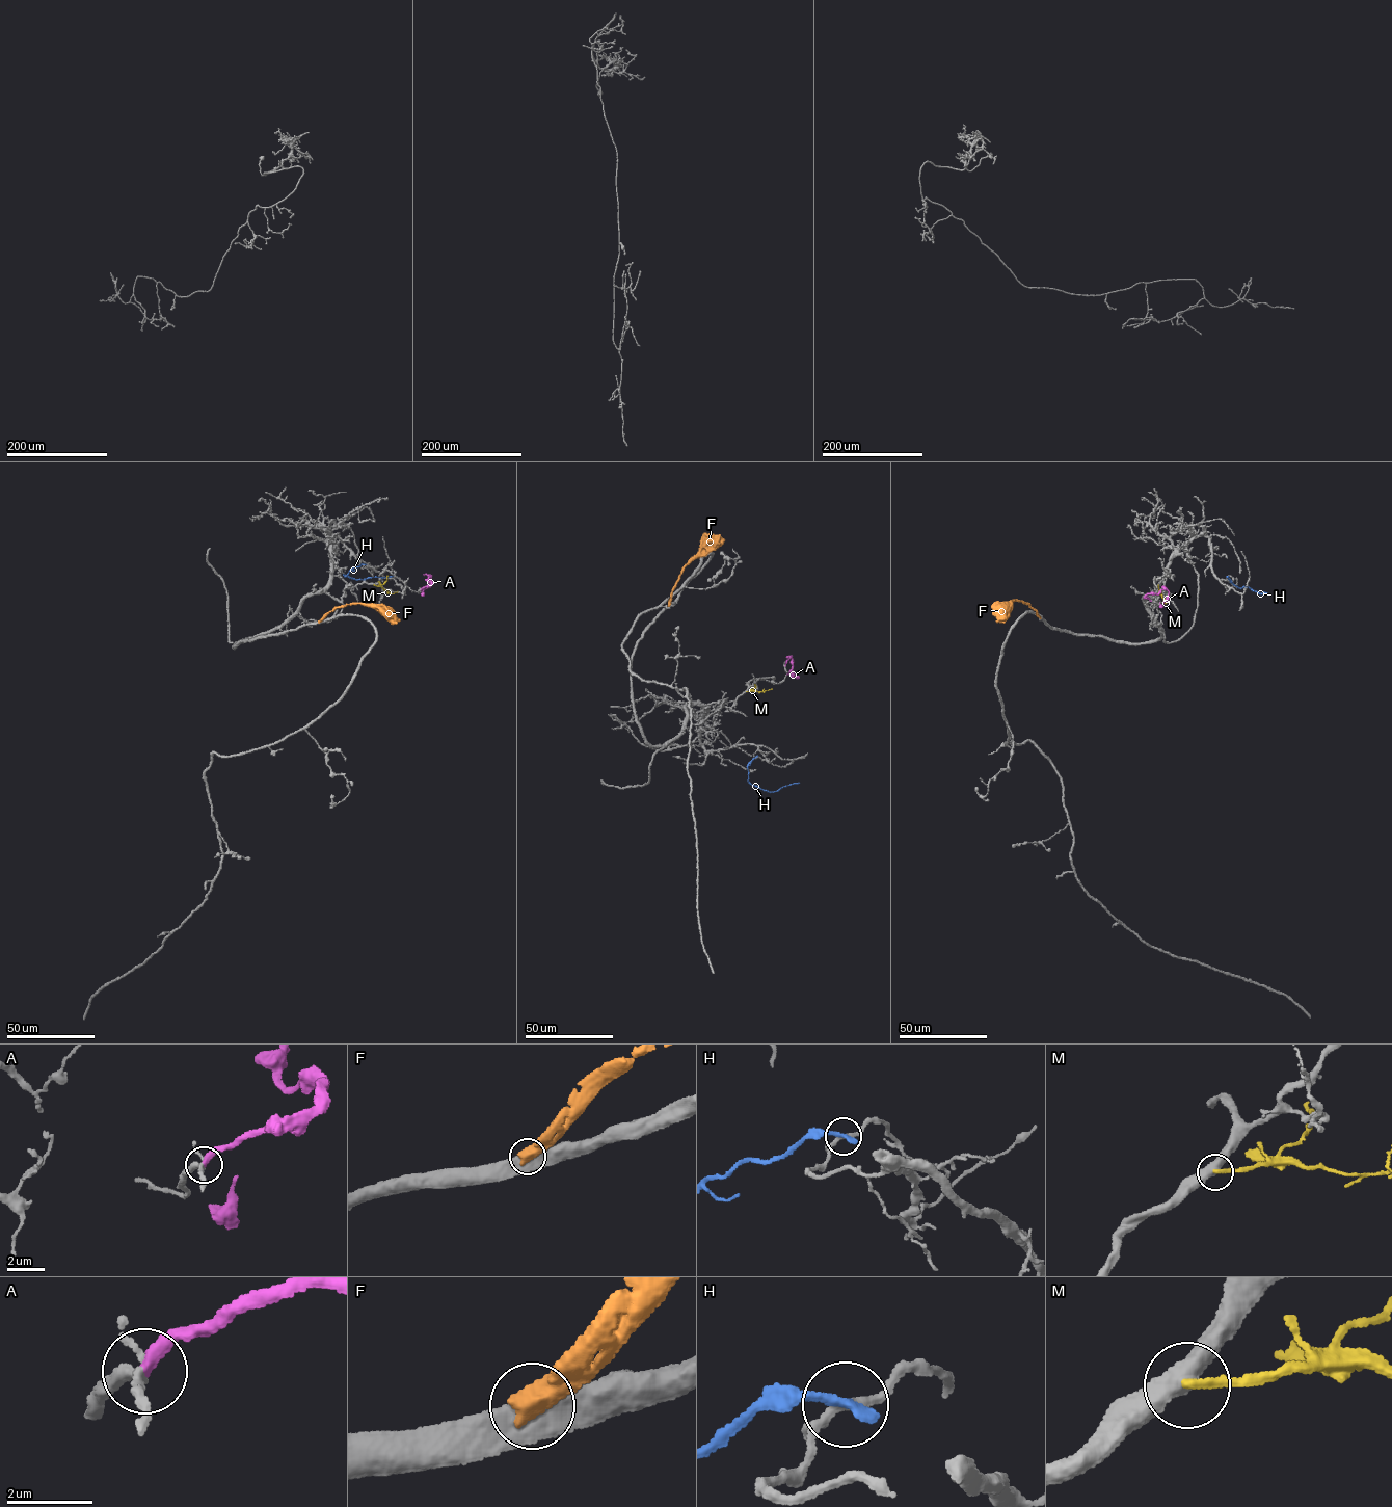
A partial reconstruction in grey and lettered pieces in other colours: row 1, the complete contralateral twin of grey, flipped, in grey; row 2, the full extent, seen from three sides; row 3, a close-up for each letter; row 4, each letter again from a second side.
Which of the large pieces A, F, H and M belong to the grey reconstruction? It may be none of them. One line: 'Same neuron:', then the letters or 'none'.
Same neuron: none

